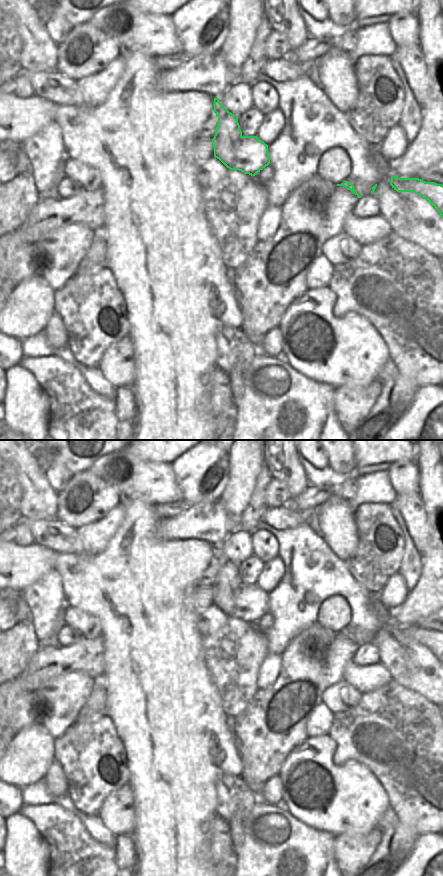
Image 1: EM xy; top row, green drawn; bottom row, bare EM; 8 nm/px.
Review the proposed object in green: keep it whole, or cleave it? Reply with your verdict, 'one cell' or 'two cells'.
two cells

